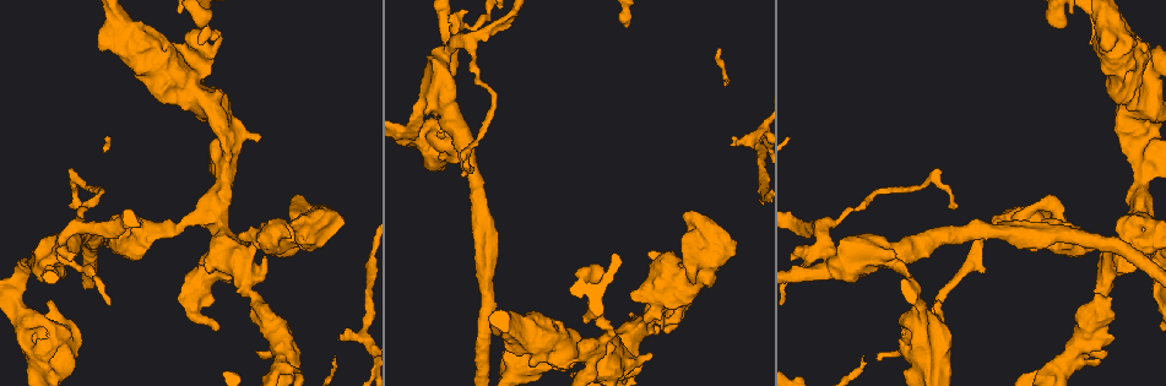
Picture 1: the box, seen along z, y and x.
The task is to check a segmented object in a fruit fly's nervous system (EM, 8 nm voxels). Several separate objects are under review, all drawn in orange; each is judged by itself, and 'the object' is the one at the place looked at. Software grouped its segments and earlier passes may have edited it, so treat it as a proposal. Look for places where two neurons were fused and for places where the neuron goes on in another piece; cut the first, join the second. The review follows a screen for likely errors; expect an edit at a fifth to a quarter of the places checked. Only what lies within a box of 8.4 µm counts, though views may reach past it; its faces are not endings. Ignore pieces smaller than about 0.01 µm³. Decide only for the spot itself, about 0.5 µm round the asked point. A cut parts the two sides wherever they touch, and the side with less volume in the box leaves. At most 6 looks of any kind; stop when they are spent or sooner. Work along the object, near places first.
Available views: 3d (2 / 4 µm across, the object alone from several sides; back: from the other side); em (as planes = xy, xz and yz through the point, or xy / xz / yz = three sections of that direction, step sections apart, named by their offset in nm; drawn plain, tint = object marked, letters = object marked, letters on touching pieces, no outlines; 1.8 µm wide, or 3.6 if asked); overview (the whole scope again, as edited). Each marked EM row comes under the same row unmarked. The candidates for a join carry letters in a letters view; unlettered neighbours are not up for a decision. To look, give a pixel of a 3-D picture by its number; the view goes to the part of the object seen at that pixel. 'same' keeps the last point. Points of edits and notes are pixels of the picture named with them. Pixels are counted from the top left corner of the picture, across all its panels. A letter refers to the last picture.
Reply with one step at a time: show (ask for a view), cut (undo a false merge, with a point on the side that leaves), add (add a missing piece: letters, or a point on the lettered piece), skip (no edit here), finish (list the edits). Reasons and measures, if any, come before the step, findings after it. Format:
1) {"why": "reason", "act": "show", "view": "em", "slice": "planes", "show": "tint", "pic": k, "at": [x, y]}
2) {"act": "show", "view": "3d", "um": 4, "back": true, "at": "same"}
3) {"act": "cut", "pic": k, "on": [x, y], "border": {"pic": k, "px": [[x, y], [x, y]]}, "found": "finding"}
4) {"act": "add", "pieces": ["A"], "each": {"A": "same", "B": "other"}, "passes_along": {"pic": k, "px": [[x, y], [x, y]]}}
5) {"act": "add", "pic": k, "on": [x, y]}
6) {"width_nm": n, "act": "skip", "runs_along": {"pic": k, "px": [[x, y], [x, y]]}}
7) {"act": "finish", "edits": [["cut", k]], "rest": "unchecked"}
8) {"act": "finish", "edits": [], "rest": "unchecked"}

{"why": "four or more arms meet", "act": "show", "view": "em", "slice": "planes", "show": "tint", "pic": 1, "at": [1073, 354]}

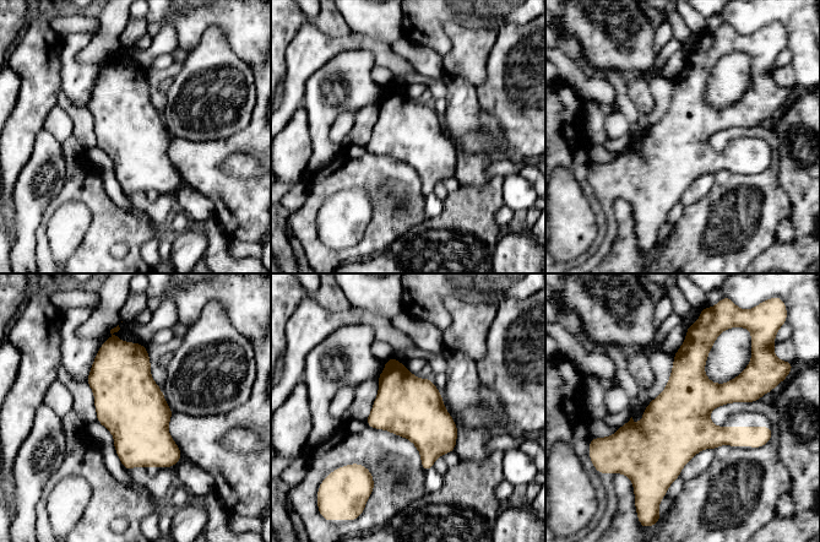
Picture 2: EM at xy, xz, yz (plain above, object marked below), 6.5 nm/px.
{"act": "show", "view": "em", "slice": "planes", "show": "letters", "at": "same"}

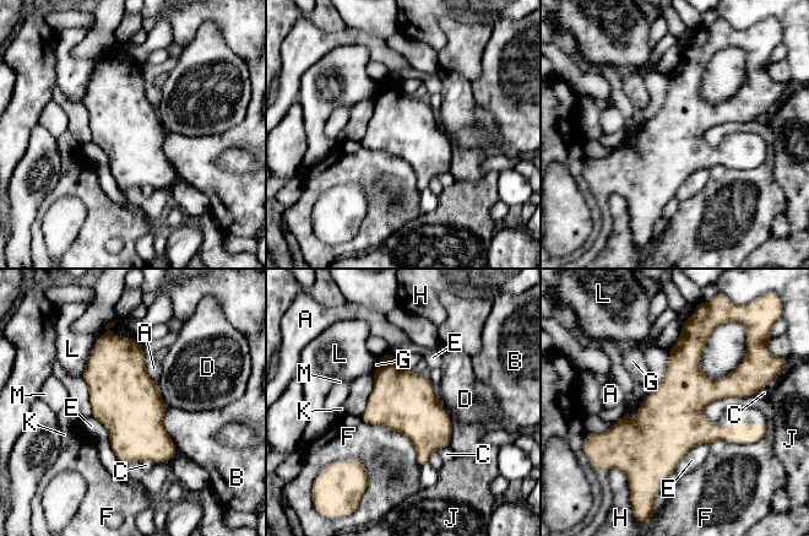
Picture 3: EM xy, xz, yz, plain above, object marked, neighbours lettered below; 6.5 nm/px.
{"width_nm": 400, "longest_contact_nm": ["F", 500], "act": "skip", "each": {"A": "other", "B": "other", "C": "other", "D": "other", "E": "other", "F": "other", "G": "other", "H": "other", "J": "other", "K": "other", "L": "other", "M": "other"}, "found": "continuous, no second neuron"}

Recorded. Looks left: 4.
{"why": "branch stops here", "act": "show", "view": "em", "slice": "planes", "show": "tint", "pic": 1, "at": [289, 205]}

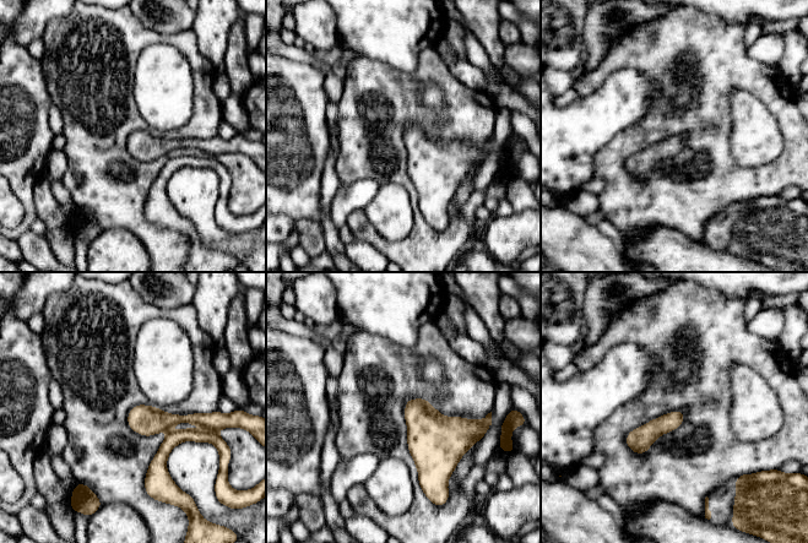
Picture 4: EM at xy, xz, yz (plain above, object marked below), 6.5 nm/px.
{"why": "see the neighbours", "act": "show", "view": "em", "slice": "planes", "show": "letters", "at": "same"}

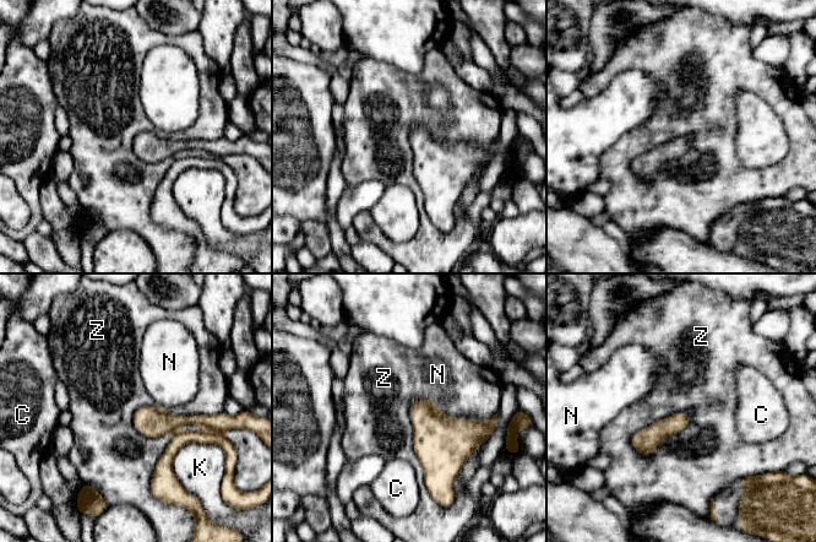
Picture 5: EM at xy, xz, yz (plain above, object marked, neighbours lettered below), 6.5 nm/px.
{"act": "skip", "each": {"C": "other", "K": "other", "N": "other", "Z": "other"}, "border": {"pic": 5, "px": [[690, 413], [640, 429], [632, 448]]}, "found": "none of them fits"}

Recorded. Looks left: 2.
{"why": "abrupt turn", "act": "show", "view": "em", "slice": "planes", "show": "tint", "pic": 1, "at": [931, 332]}

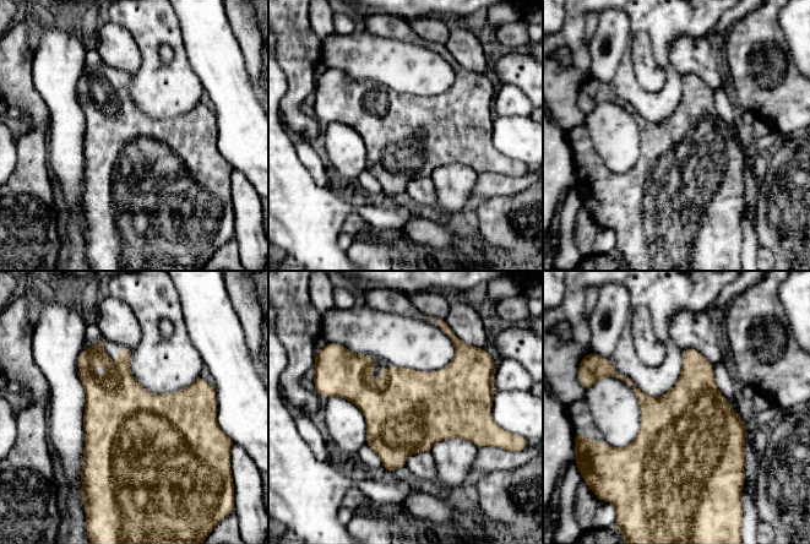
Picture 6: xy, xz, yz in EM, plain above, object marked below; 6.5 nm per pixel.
{"why": "what lies round it", "act": "show", "view": "em", "slice": "planes", "show": "letters", "at": "same"}

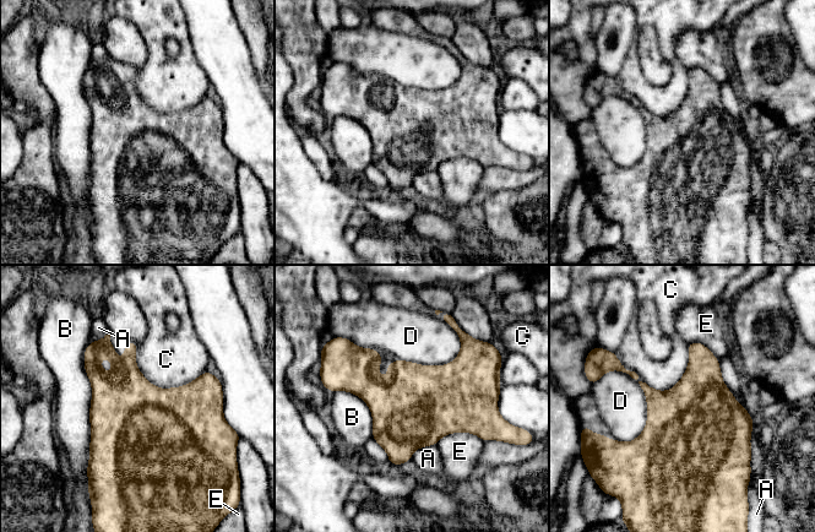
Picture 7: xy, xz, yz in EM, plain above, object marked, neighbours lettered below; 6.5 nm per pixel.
{"act": "skip", "each": {"A": "other", "B": "other", "C": "other", "D": "other", "E": "other"}, "border": {"pic": 7, "px": [[136, 342], [159, 387], [206, 369]]}, "found": "all the same neuron"}

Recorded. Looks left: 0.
{"act": "finish", "edits": [], "rest": "unchecked"}

